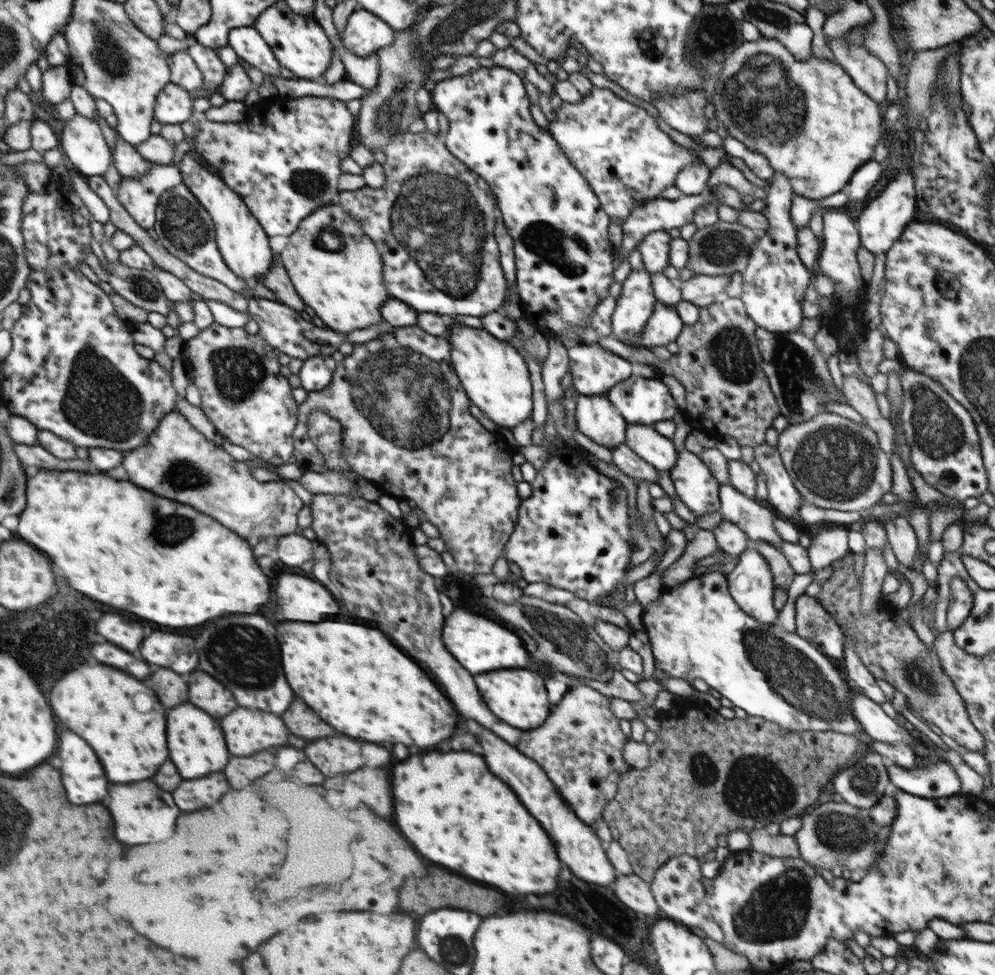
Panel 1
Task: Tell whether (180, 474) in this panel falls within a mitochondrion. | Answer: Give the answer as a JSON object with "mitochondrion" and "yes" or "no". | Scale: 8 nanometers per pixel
{"mitochondrion":"yes"}

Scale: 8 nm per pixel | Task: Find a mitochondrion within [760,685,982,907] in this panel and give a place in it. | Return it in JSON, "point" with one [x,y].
{"point":[841,832]}

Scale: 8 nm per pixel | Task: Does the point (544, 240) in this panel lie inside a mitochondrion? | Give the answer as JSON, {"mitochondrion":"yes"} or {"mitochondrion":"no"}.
{"mitochondrion":"yes"}

